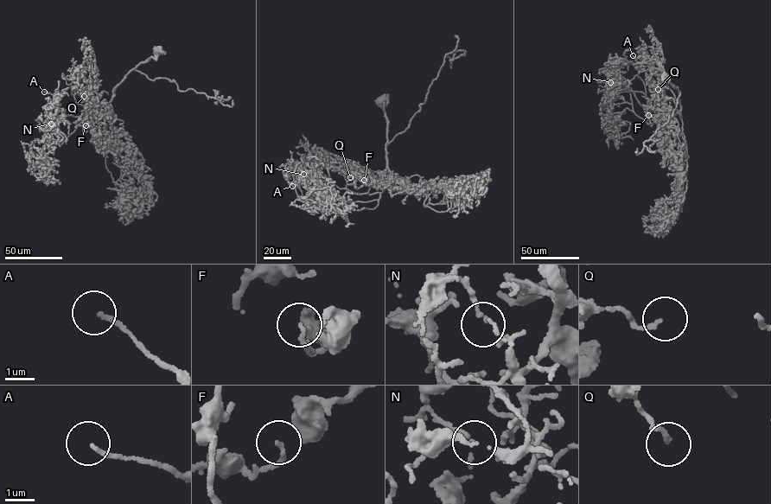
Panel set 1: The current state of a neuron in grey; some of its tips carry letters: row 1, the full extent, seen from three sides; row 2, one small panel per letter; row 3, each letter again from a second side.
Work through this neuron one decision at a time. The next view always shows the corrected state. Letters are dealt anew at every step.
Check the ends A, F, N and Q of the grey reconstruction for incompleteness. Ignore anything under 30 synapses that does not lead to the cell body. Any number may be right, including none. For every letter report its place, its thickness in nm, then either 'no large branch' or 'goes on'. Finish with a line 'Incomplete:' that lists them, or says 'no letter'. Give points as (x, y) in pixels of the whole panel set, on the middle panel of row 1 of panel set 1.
A: at (292, 186); 130 nm thick; goes on
F: at (364, 180); 120 nm thick; no large branch
N: at (303, 174); 120 nm thick; no large branch
Q: at (350, 177); 110 nm thick; no large branch
Incomplete: A

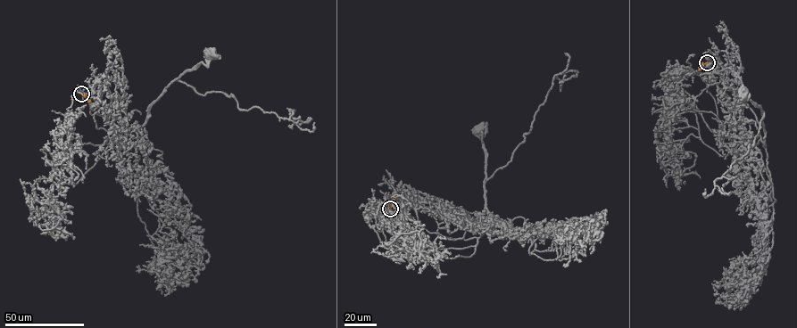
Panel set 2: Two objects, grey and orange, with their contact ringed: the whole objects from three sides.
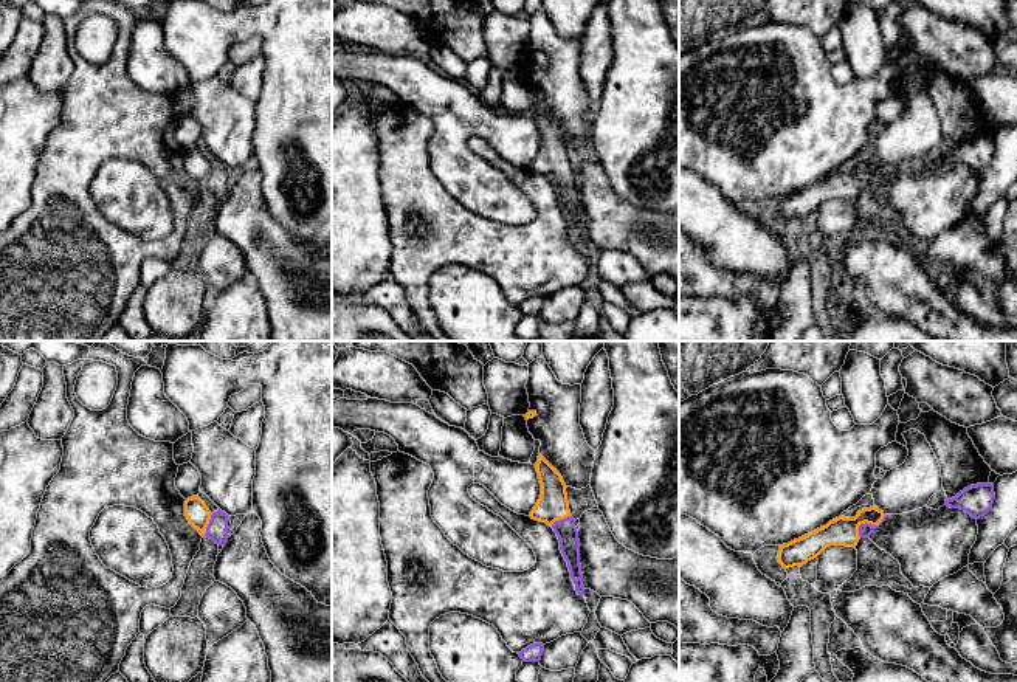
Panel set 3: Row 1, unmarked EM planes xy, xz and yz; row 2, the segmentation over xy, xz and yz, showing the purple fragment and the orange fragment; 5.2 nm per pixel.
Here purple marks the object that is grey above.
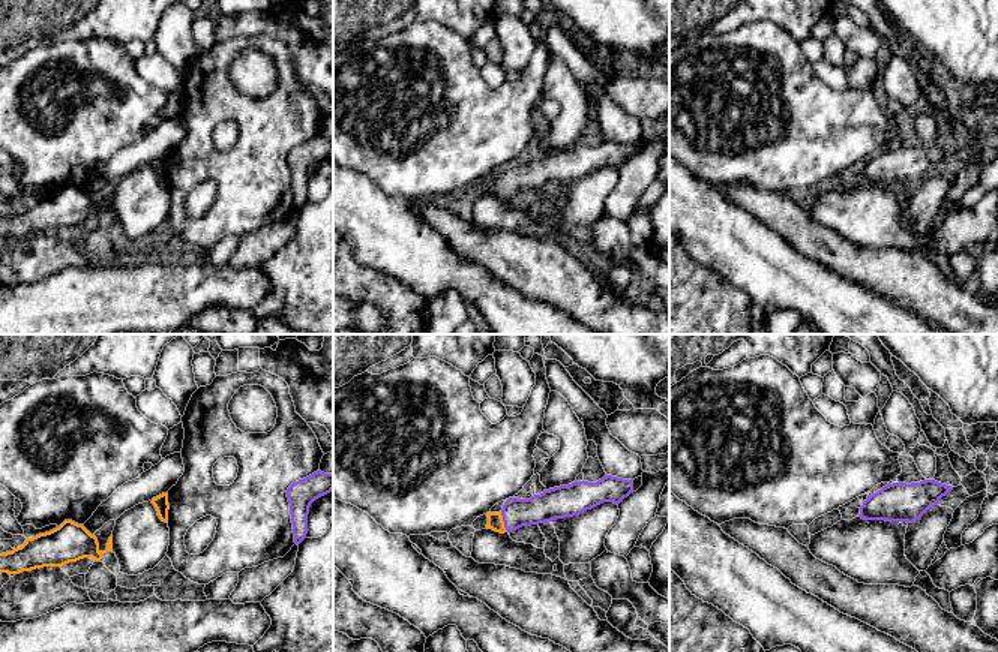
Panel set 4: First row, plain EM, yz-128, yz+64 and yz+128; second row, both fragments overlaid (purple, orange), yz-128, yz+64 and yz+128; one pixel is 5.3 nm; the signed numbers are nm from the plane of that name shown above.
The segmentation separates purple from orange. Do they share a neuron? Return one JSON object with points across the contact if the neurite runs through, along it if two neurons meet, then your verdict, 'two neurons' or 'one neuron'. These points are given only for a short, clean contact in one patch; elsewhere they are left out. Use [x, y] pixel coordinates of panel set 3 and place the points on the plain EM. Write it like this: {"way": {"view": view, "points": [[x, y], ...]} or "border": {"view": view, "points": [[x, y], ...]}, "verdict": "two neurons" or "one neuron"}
{"way": {"view": "yz", "points": [[865, 183], [867, 177], [842, 183]]}, "verdict": "one neuron"}

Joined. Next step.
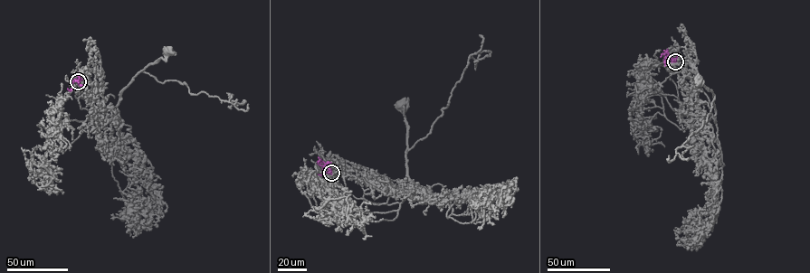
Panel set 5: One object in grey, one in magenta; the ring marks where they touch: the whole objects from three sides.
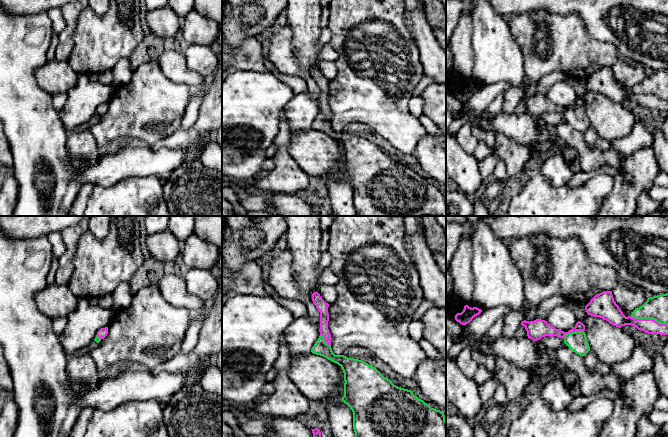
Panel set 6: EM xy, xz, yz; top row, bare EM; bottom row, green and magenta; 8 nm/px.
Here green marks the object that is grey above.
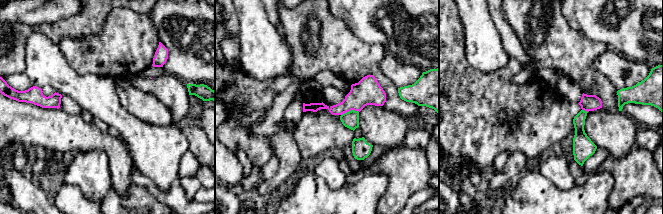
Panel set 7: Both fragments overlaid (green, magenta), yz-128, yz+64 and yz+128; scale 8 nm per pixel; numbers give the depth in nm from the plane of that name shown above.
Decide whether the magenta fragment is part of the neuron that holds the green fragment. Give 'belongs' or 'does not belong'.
does not belong

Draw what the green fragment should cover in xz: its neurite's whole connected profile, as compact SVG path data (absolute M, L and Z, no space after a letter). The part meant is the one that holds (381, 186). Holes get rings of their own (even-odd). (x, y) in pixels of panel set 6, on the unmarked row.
M322 111L315 118L311 128L342 144L345 157L342 177L353 188L355 216L446 216L444 189L431 184L415 172L413 167L394 161L375 143L362 136L335 131L331 121L325 119Z

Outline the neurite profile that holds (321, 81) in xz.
M318 68L312 70L312 77L315 80L316 84L320 88L320 111L325 115L325 119L331 121L331 110L328 105L329 89L328 83L329 80L326 79Z

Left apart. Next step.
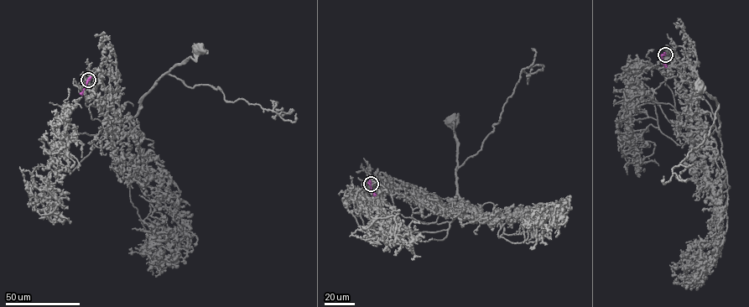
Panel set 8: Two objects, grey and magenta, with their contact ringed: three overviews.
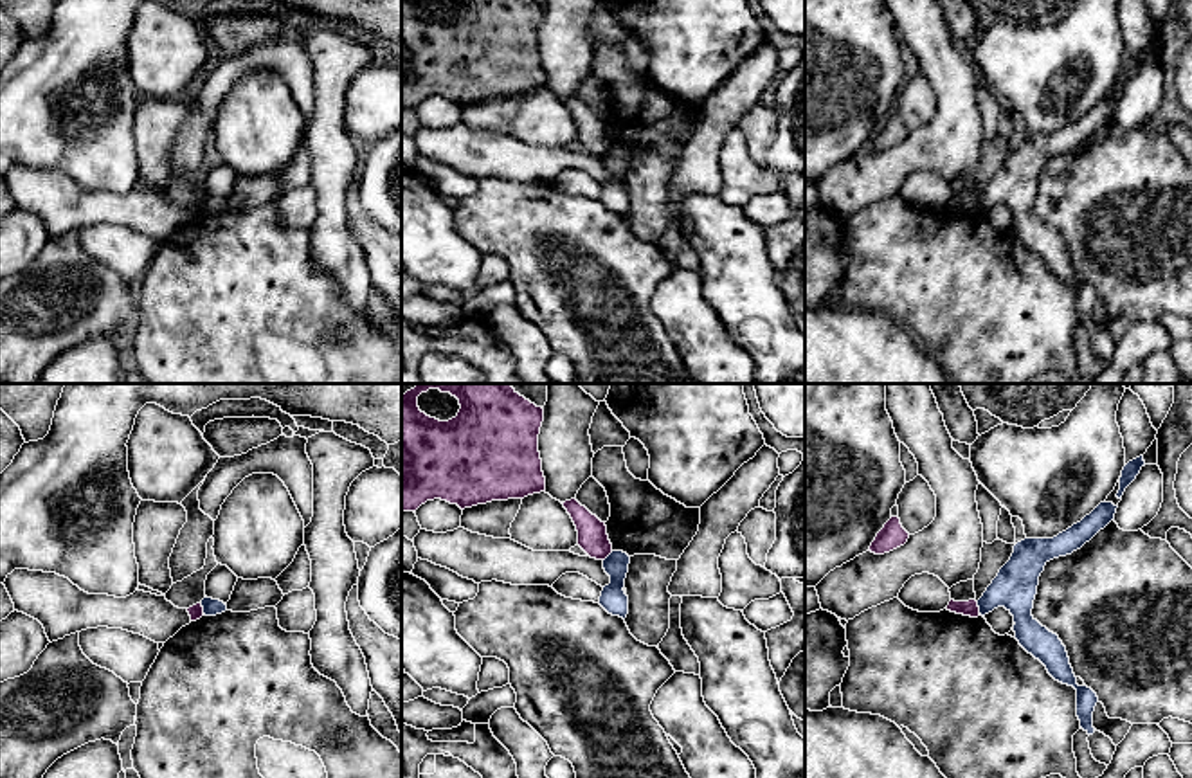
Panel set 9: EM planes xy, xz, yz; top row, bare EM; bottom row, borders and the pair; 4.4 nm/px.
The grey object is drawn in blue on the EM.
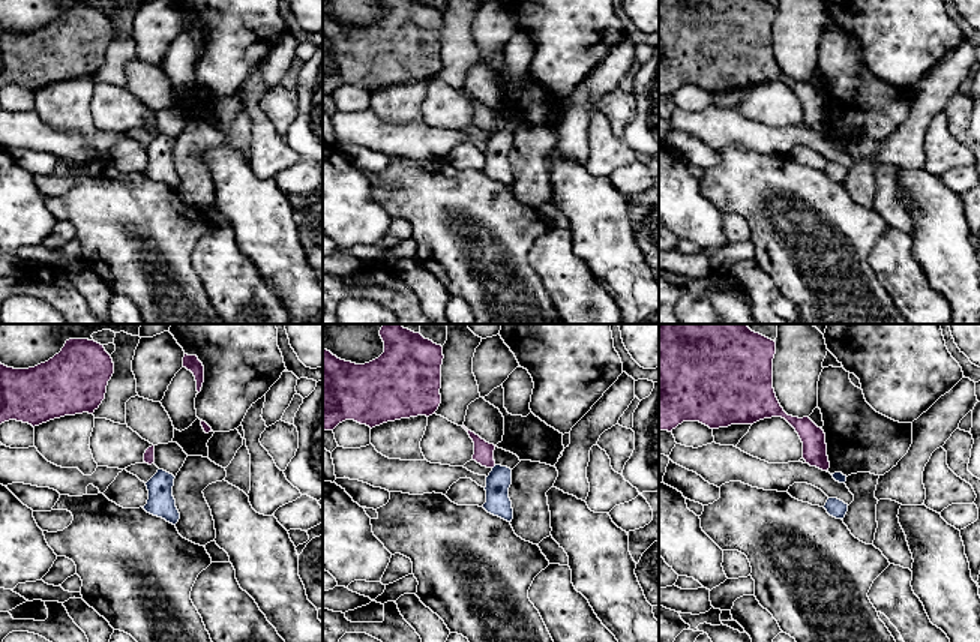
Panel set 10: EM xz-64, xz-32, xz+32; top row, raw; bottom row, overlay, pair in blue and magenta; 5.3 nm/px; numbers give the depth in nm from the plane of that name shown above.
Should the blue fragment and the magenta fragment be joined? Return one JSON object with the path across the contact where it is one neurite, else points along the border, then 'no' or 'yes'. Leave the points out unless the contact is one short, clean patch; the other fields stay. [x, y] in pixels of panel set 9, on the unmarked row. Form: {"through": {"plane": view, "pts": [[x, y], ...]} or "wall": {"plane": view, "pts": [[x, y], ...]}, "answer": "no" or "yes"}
{"wall": {"plane": "yz", "pts": [[976, 199], [982, 211]]}, "answer": "no"}

